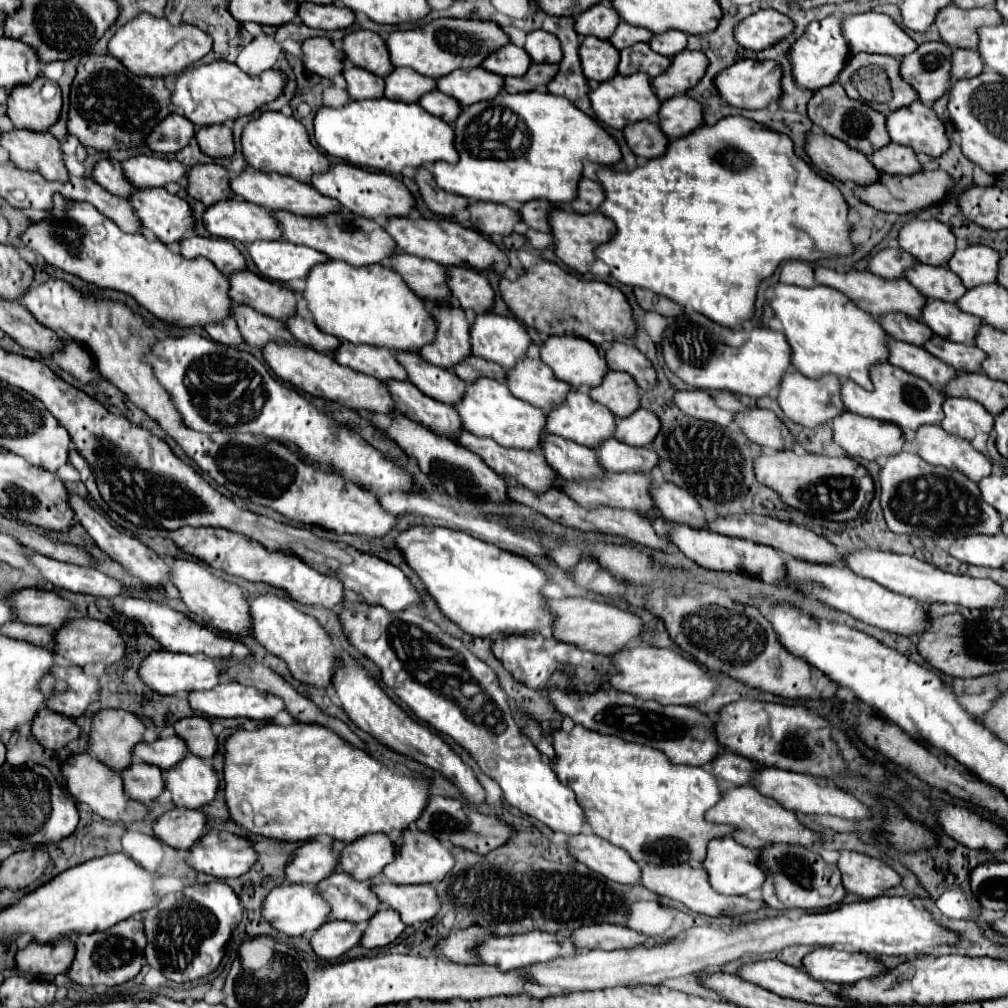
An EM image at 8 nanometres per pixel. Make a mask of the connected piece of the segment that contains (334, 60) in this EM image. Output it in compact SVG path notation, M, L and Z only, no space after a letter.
M308 38L302 42L304 66L324 78L334 78L344 70L344 52L336 50L330 38Z

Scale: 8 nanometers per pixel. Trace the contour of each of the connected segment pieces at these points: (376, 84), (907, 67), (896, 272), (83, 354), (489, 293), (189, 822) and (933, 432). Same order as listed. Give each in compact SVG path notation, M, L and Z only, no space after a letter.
M348 66L344 70L344 78L348 82L348 94L352 100L372 100L384 96L384 78L356 66Z
M926 42L902 58L900 74L914 86L922 102L938 100L950 90L950 56L952 48L946 42Z
M886 248L886 250L880 250L872 256L868 270L878 274L884 280L896 280L896 278L904 278L904 272L916 264L918 262L912 254L908 254L904 250Z
M68 342L64 346L64 350L54 354L54 362L62 370L70 372L72 376L76 376L82 382L92 382L100 376L94 368L92 356L86 352L86 348L82 344L76 344L76 342Z
M452 266L448 268L448 286L464 310L472 308L476 314L492 312L494 290L482 272Z
M174 808L164 812L152 822L154 834L168 846L178 850L188 850L202 838L206 828L206 816L202 810L180 810Z
M920 426L916 432L918 454L934 464L966 474L972 482L978 482L990 474L990 458L974 450L968 440L944 432L940 426Z

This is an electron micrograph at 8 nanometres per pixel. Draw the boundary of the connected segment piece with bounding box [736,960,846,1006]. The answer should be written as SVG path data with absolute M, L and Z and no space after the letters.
M756 960L738 968L736 972L742 980L752 982L764 990L770 990L778 996L786 996L792 1000L802 1000L810 1004L822 1006L846 1006L846 1002L828 990L824 984L810 978L806 972L782 964L778 960Z

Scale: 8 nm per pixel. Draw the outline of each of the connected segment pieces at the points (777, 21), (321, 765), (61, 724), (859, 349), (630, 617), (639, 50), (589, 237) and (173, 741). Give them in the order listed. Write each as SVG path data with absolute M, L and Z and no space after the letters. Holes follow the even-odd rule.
M758 10L736 28L736 40L742 48L764 50L794 32L794 22L778 10Z
M264 724L252 732L238 728L224 742L224 798L230 820L250 834L260 834L276 840L306 842L316 836L330 836L342 842L372 832L382 832L396 840L406 826L422 814L428 798L430 784L426 778L410 770L396 770L380 760L374 760L364 750L344 742L332 730L318 724Z
M42 708L36 712L36 716L30 722L30 728L32 728L34 740L48 750L60 750L70 740L78 740L80 736L78 726L70 718L56 714L48 708Z
M776 284L776 296L770 306L784 326L788 344L792 346L792 366L808 376L822 378L824 374L834 374L840 378L850 378L866 390L874 390L870 380L870 368L888 362L888 340L882 324L862 312L850 298L830 286L800 288L788 284Z
M564 598L564 600L548 600L548 608L552 614L550 632L554 638L574 644L580 650L590 650L594 654L610 656L624 648L630 640L640 636L642 620L628 610L618 610L618 606L608 602L596 602L586 598Z
M634 44L620 52L620 74L634 74L634 72L646 72L650 78L656 78L670 66L670 58L656 54L648 44Z
M552 210L552 214L550 214L550 226L552 226L554 238L556 238L556 256L566 266L578 270L580 274L588 272L588 264L592 264L596 260L594 250L600 244L608 242L614 236L614 232L616 232L614 222L610 226L610 218L604 216L602 212L578 214L578 212L572 212L572 210ZM610 228L612 228L612 236L610 236Z
M170 736L170 738L158 738L154 742L138 742L138 746L134 746L132 756L136 760L142 760L146 764L154 764L160 770L168 770L170 766L174 766L176 762L180 762L186 756L186 746L178 736Z

